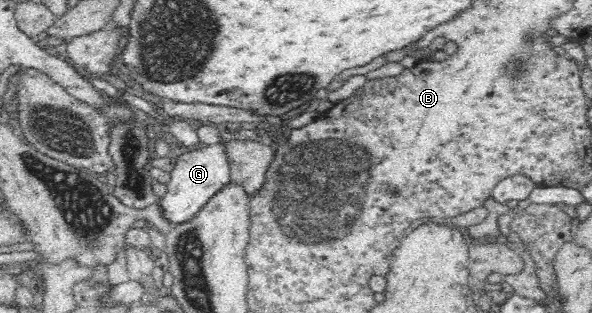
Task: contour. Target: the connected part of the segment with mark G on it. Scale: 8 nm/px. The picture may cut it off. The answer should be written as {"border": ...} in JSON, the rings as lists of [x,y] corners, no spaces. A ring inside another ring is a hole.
{"border":[[[212,124],[202,125],[197,135],[206,148],[194,152],[180,153],[171,170],[167,192],[158,200],[159,212],[172,226],[190,222],[205,207],[205,204],[222,188],[230,178],[230,167],[223,149],[221,129]]]}

